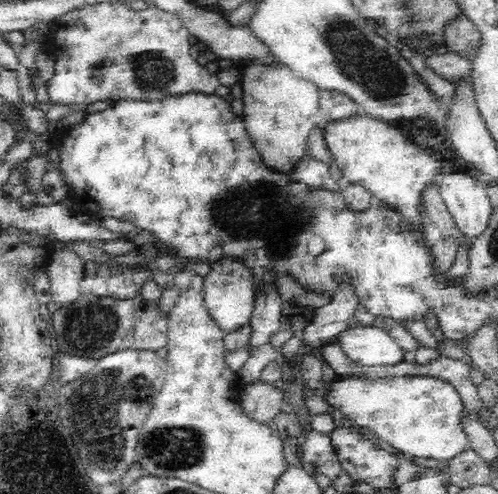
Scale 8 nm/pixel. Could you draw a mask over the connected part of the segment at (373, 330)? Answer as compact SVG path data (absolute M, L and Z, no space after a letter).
M352 326L338 334L346 356L365 367L404 364L405 350L384 330L371 326Z

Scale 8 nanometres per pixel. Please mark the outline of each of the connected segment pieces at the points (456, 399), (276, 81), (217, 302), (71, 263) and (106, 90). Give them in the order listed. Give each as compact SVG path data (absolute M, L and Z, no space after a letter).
M337 375L332 384L324 384L318 391L357 428L372 430L374 436L409 458L418 456L449 462L471 448L471 440L464 430L463 398L447 380L408 375L362 380Z
M280 62L274 66L248 64L237 82L242 95L246 130L264 165L297 182L295 171L306 157L306 143L314 127L319 123L319 90L315 84L302 80L295 72Z
M224 255L211 263L209 271L203 276L205 306L222 330L238 330L251 319L257 298L257 279L254 272L254 268L240 261L236 255Z
M70 248L53 251L43 269L52 287L52 301L66 307L81 298L80 282L84 280L84 260Z
M124 1L101 2L92 6L84 6L80 10L72 10L49 26L49 45L50 52L54 58L54 76L46 82L49 100L53 104L92 104L97 100L118 100L118 99L159 99L164 95L186 94L199 91L202 94L214 94L214 90L220 86L220 77L216 73L209 73L208 70L198 64L195 58L190 55L190 36L186 25L182 23L177 14L166 12L165 10L148 6L145 9L135 10L128 7Z

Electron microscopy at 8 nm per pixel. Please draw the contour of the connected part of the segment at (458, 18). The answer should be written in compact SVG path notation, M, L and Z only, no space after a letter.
M460 13L445 22L443 38L448 50L462 54L466 50L478 48L481 34L476 23Z

